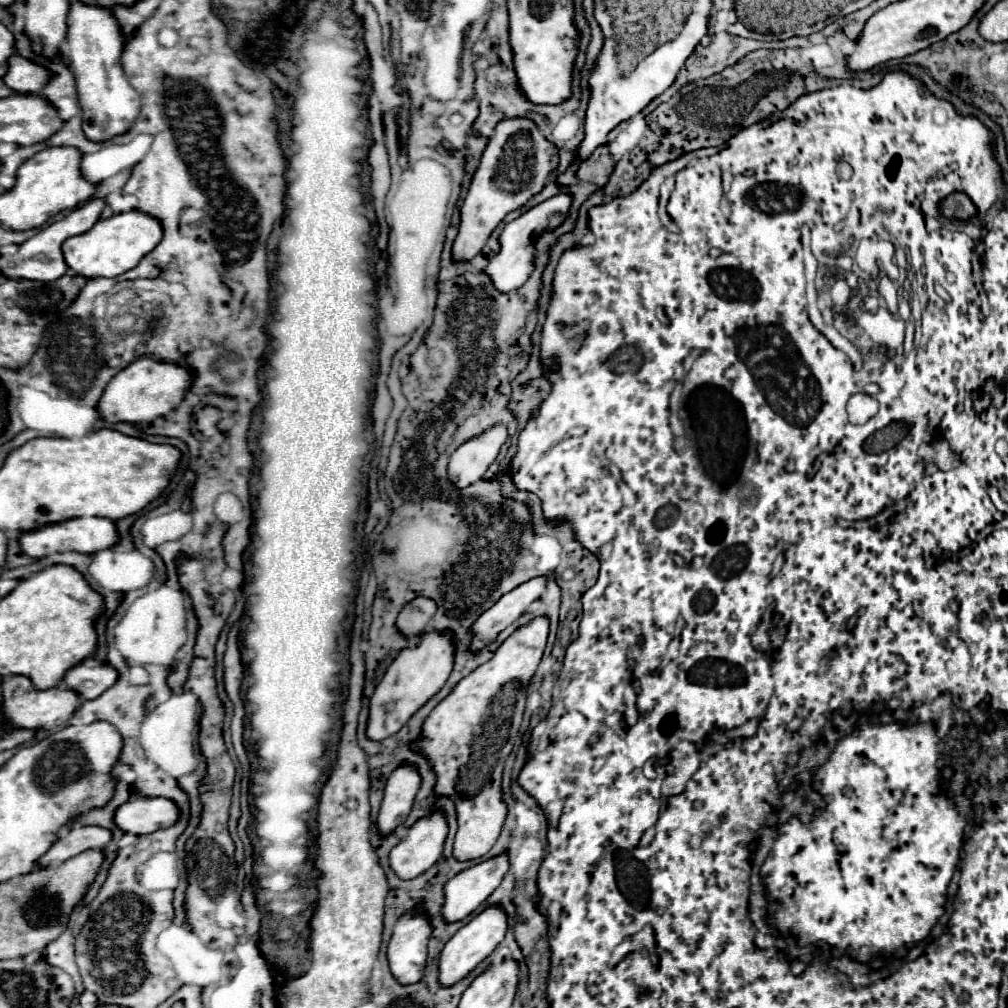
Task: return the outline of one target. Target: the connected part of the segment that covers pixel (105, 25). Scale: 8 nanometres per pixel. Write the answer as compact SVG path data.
M71 2L67 22L69 30L65 42L61 44L61 54L77 78L85 136L93 142L103 142L115 134L127 132L139 114L141 100L121 70L119 56L125 36L115 18L115 12L93 2L89 6L85 6L85 2Z

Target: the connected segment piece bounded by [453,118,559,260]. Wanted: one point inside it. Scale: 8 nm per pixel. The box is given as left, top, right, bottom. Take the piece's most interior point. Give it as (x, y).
(515, 166)

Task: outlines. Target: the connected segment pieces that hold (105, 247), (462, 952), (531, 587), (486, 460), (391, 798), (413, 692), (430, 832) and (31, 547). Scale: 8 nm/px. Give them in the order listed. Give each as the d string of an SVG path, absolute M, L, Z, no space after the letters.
M129 210L129 212L103 218L85 234L69 238L63 244L63 254L65 254L67 266L73 268L73 272L79 276L111 278L137 266L139 260L161 242L161 238L163 238L163 226L159 218L153 218L151 214L145 214L139 210Z
M499 904L487 906L483 912L473 916L463 928L455 932L455 936L445 944L439 960L439 980L443 986L451 986L463 980L483 958L487 958L495 946L505 938L507 932L507 912Z
M535 576L521 586L513 588L511 592L503 594L489 610L485 610L477 622L473 624L473 650L481 650L487 644L493 642L493 638L505 630L509 624L513 624L525 610L527 606L537 600L547 586L545 576Z
M495 424L481 434L473 436L465 444L461 444L449 460L449 480L465 488L473 482L477 482L487 468L495 462L503 442L507 440L509 430L505 424Z
M413 764L397 766L385 786L385 798L381 802L377 826L381 834L393 832L405 822L411 812L413 800L421 788L421 776Z
M425 630L419 634L417 646L407 646L393 660L387 674L379 682L369 706L367 736L371 740L383 740L395 734L431 696L435 696L453 670L453 634L437 634L437 630Z
M437 808L419 818L389 854L393 872L403 880L423 874L439 860L447 832L449 826L445 810Z
M71 518L53 526L47 526L43 530L25 532L19 538L19 544L23 552L31 558L45 558L51 554L63 554L63 552L81 552L81 554L93 554L93 550L109 550L113 542L119 542L117 524L109 518Z

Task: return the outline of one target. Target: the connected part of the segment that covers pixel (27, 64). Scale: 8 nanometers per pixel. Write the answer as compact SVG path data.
M11 56L9 58L9 70L3 76L5 84L13 88L15 92L43 92L47 82L53 78L53 72L47 66L37 64L35 60L29 60L25 56Z

